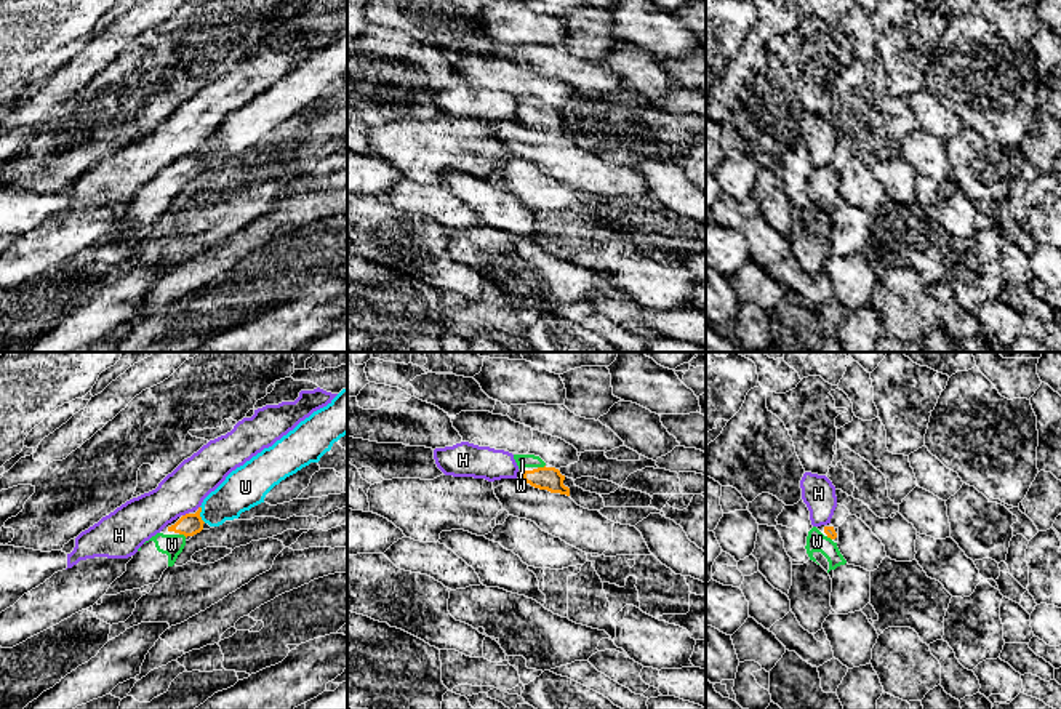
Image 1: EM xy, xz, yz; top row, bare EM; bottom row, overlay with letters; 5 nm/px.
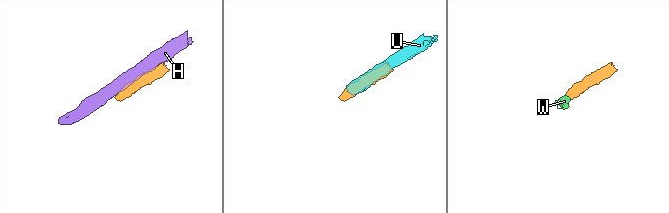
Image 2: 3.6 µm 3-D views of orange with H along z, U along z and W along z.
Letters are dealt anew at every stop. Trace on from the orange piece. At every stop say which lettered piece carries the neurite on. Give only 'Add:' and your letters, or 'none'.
Add: W

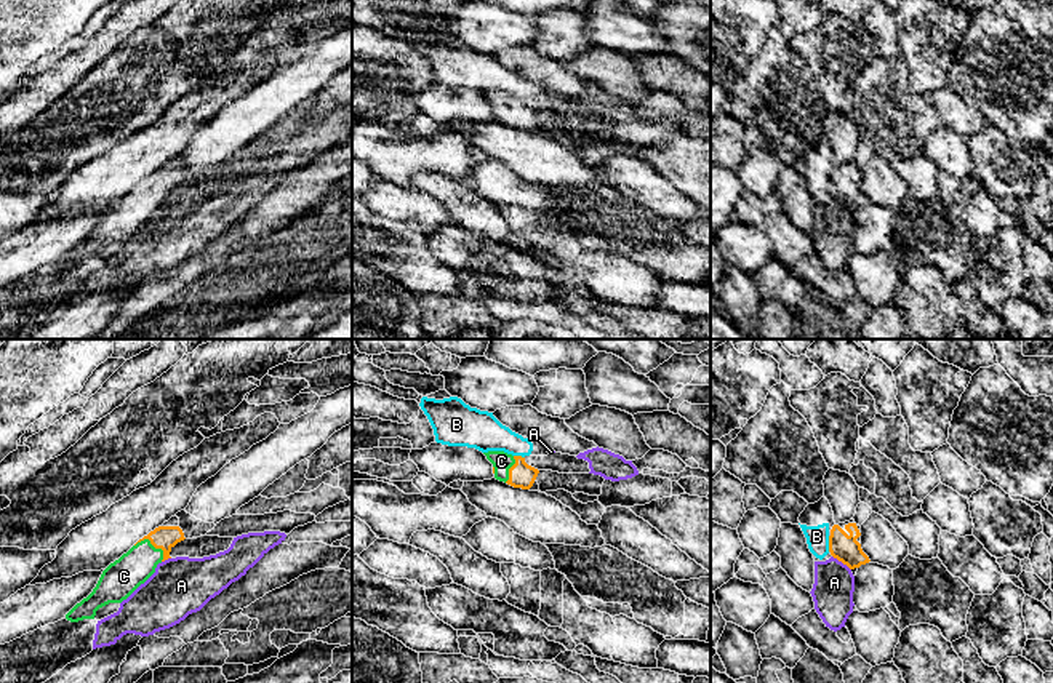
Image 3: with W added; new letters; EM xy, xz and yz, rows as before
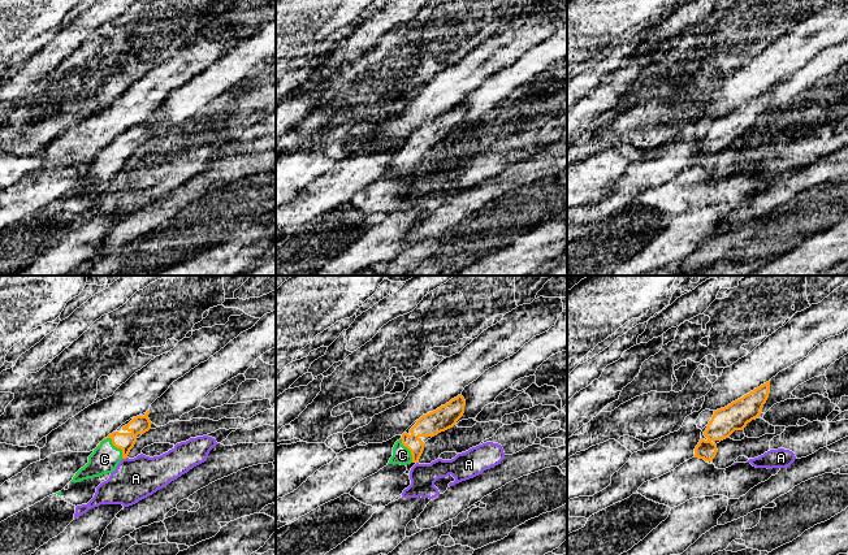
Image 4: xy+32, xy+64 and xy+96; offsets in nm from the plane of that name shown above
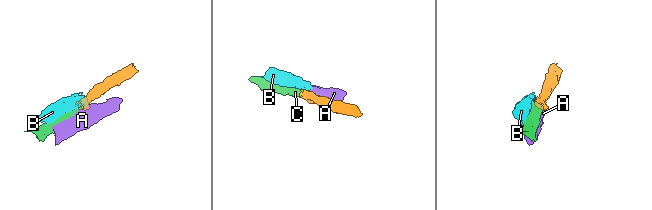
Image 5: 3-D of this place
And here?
Add: C

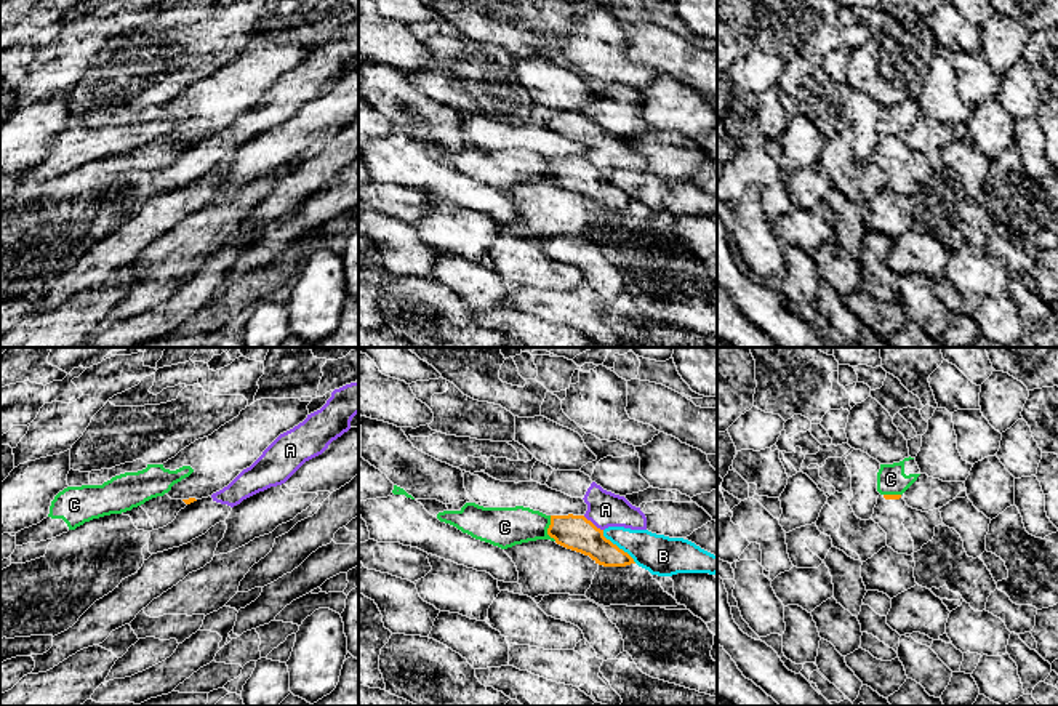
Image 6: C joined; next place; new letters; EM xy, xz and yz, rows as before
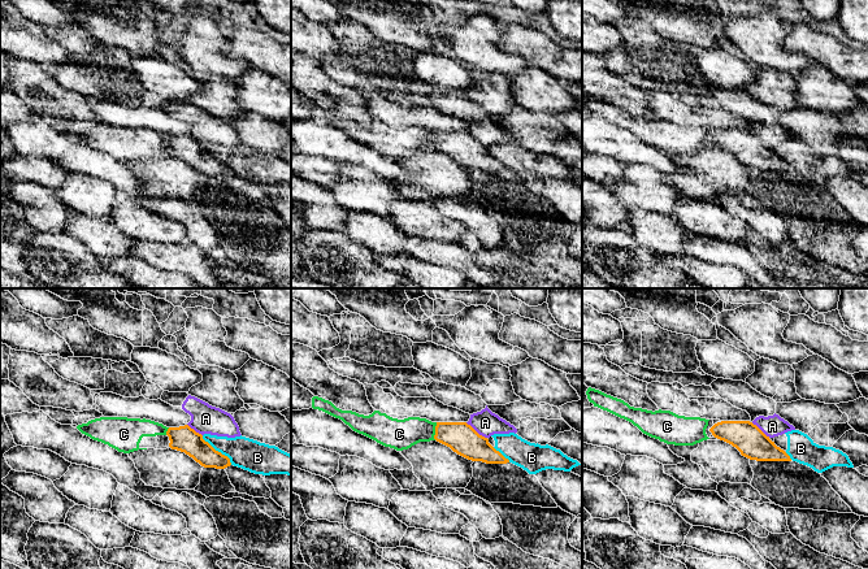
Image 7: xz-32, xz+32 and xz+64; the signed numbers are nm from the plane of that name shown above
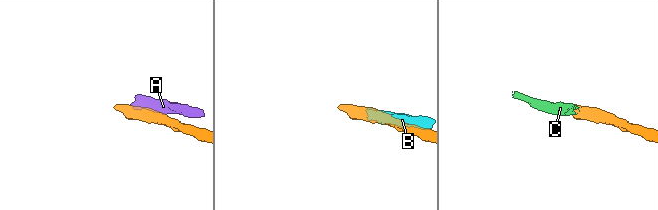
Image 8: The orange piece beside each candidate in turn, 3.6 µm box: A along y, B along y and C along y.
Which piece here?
Add: none

